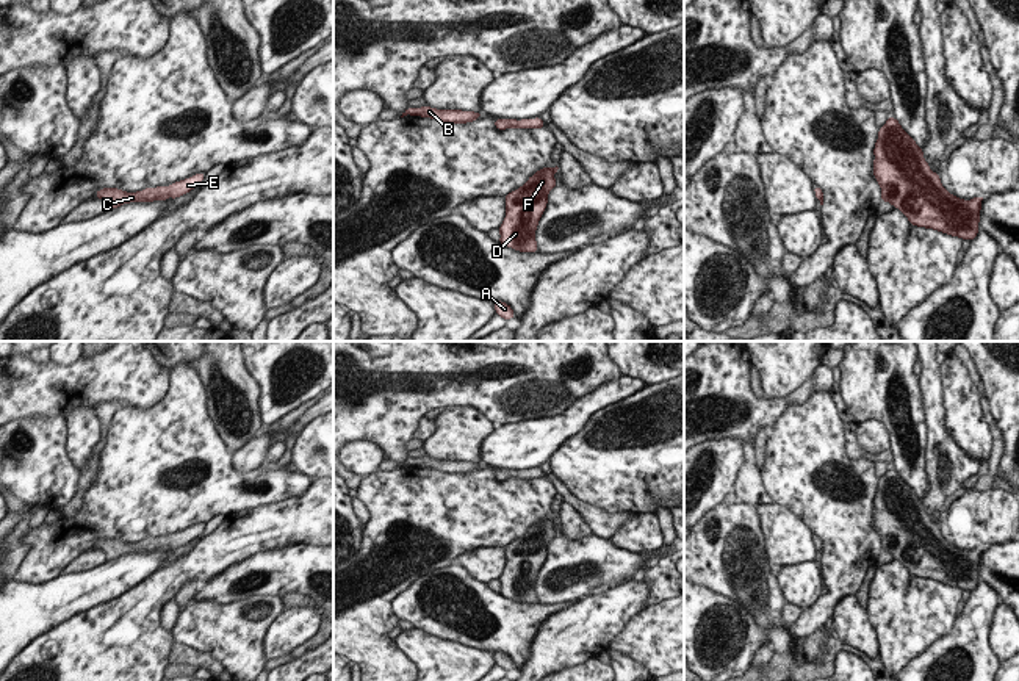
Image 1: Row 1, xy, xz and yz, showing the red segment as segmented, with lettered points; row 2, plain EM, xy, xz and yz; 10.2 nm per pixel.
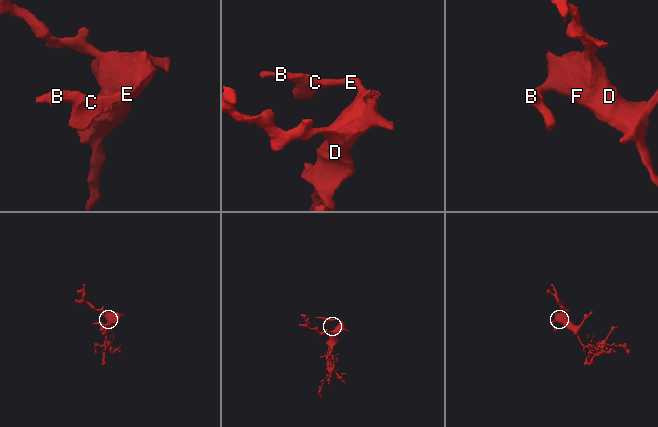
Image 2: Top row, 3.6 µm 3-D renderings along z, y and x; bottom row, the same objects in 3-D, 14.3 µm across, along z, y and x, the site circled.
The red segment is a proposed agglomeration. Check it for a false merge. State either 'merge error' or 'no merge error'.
no merge error

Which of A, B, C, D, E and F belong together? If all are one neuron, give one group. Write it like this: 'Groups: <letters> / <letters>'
Groups: A B C D E F.

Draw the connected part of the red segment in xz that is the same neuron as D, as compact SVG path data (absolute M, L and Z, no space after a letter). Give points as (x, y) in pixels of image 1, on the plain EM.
M542 518L518 540L504 546L506 568L499 576L499 595L518 603L538 603L535 581L548 556L548 545L557 535L556 518Z

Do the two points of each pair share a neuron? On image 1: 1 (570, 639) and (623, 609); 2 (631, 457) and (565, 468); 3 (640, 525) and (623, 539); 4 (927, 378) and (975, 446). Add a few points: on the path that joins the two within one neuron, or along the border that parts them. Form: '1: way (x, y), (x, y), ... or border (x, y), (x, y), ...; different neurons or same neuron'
1: way (583, 626), (595, 622), (611, 609); same neuron
2: way (615, 461), (609, 465), (581, 465); same neuron
3: way (636, 529), (628, 536); same neuron
4: border (938, 365), (944, 426), (952, 437); different neurons

